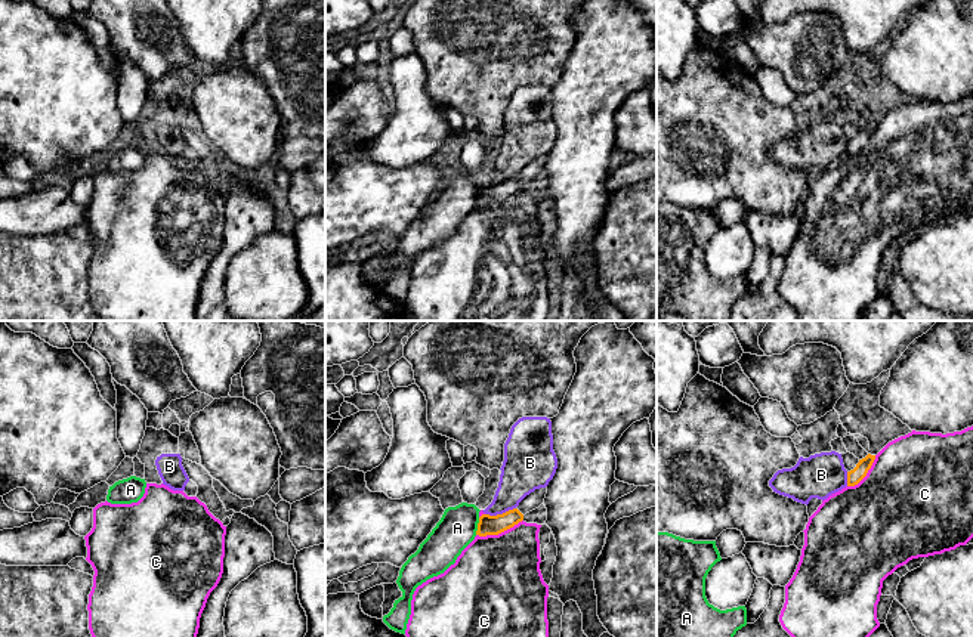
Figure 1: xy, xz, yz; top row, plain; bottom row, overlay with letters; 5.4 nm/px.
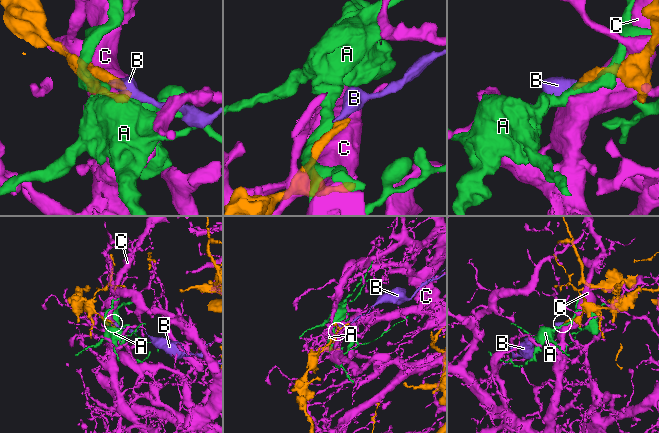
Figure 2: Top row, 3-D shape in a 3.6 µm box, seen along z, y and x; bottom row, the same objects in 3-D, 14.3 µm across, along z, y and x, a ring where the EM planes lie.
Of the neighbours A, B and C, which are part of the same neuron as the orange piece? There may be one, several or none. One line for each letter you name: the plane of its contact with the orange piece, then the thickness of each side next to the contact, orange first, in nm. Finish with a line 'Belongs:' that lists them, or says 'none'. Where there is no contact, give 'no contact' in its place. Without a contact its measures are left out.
Belongs: none

